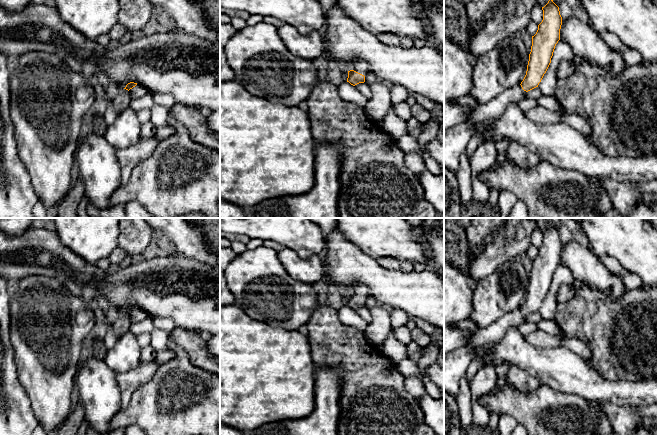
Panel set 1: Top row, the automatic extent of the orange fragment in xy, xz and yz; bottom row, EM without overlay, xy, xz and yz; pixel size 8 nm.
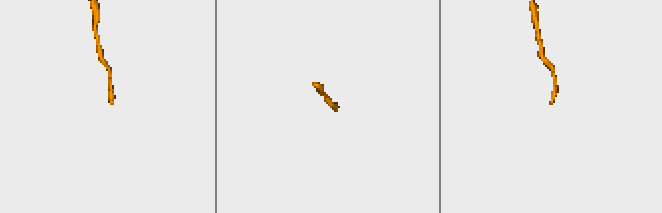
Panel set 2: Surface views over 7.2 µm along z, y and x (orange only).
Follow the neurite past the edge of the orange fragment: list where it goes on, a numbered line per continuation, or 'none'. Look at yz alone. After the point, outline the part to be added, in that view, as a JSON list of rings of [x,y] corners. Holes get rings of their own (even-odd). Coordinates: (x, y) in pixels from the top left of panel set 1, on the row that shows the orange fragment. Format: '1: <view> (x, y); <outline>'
1: yz (456, 138); [[[521,85],[511,87],[487,103],[479,104],[472,112],[470,119],[444,131],[444,167],[456,173],[459,169],[461,154],[474,136],[475,131],[481,126],[491,123],[500,117],[505,108],[514,102],[525,98],[527,92]]]

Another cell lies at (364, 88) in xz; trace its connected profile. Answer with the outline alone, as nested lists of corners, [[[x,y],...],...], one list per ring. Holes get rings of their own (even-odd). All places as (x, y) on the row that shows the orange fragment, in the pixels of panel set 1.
[[[366,82],[359,83],[355,85],[355,87],[359,90],[359,92],[362,93],[363,96],[365,96],[367,99],[370,99],[372,97],[372,91],[370,88],[370,85]]]

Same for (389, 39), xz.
[[[381,33],[377,35],[380,42],[389,46],[396,46],[401,48],[412,48],[414,47],[413,39],[409,37],[402,37],[391,33]]]

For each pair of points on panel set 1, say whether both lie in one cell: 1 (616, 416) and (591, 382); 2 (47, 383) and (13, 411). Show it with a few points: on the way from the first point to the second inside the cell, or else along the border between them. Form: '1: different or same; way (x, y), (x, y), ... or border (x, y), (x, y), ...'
1: different; border (594, 400), (629, 406)
2: different; border (18, 377), (29, 398), (32, 411), (38, 420)

